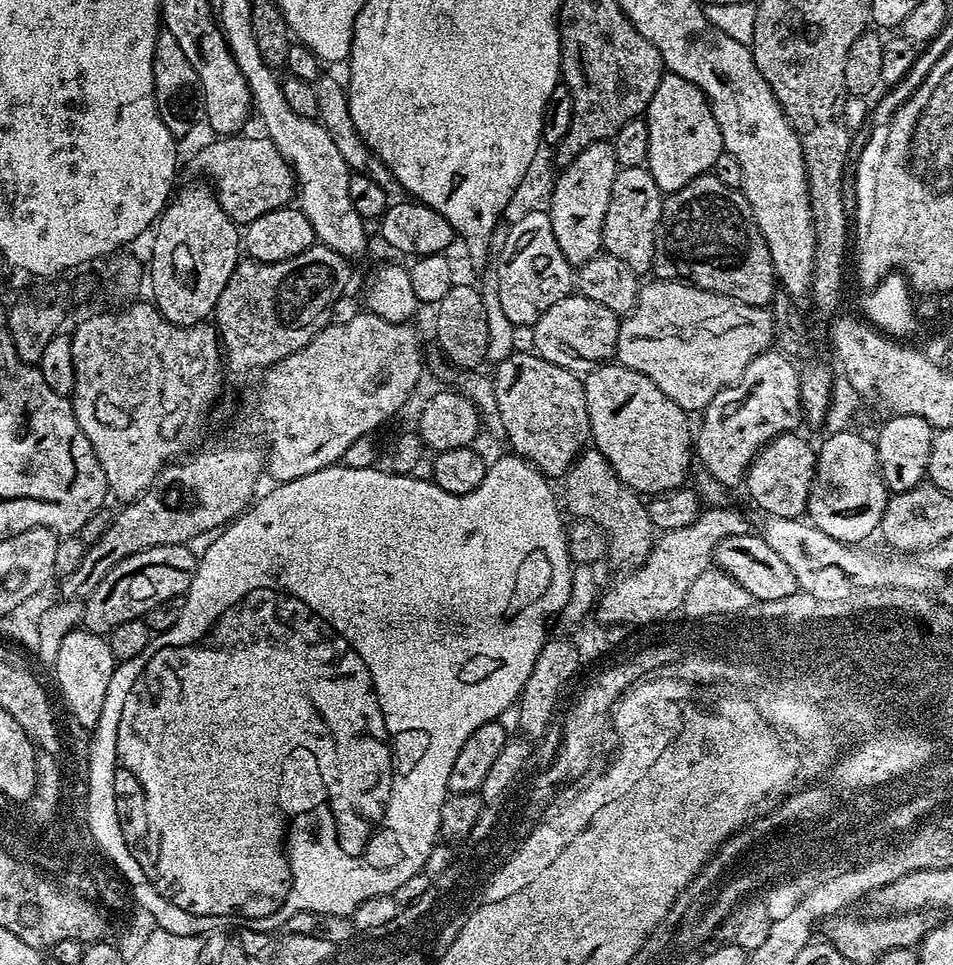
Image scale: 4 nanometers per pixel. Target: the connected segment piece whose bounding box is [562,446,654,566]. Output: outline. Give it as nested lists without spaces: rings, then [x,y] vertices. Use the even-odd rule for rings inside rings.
[[[594,446],[584,449],[568,468],[562,483],[562,502],[567,513],[569,510],[575,519],[594,521],[606,532],[609,561],[619,561],[624,564],[622,566],[634,566],[647,557],[654,543],[654,529],[649,520],[648,507],[639,493],[621,482],[600,451]]]

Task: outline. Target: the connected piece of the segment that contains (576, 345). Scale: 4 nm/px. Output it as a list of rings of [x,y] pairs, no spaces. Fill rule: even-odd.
[[[570,294],[550,310],[531,329],[532,344],[537,356],[546,358],[546,362],[554,362],[554,366],[562,366],[577,374],[587,374],[593,368],[607,364],[616,355],[620,320],[606,306],[598,302],[590,302],[590,298],[579,294]]]

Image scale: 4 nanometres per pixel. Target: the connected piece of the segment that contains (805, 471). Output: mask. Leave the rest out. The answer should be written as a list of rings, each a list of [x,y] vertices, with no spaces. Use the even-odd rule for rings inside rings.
[[[795,431],[774,437],[753,458],[746,475],[746,487],[765,517],[800,518],[807,513],[810,486],[816,473],[815,447],[811,448]]]

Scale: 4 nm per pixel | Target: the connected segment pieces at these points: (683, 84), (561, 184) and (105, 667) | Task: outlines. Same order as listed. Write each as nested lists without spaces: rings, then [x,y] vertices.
[[[665,74],[658,82],[658,90],[654,90],[654,98],[648,104],[646,123],[650,130],[650,150],[648,151],[647,169],[658,182],[661,193],[671,194],[682,190],[694,178],[711,173],[714,162],[718,162],[718,154],[722,154],[724,143],[718,122],[714,122],[712,108],[694,82],[686,82],[686,78]]]
[[[599,140],[586,146],[563,169],[564,173],[561,171],[555,177],[550,215],[558,247],[566,254],[569,264],[579,266],[602,251],[602,222],[606,218],[606,206],[610,206],[610,186],[614,186],[618,165],[611,143]]]
[[[83,626],[76,627],[66,634],[58,649],[57,662],[54,665],[56,684],[60,687],[60,696],[68,707],[68,712],[87,730],[95,729],[98,718],[102,718],[102,702],[106,702],[106,686],[110,686],[110,678],[114,674],[118,661],[110,650],[107,639],[101,633],[89,632]]]

